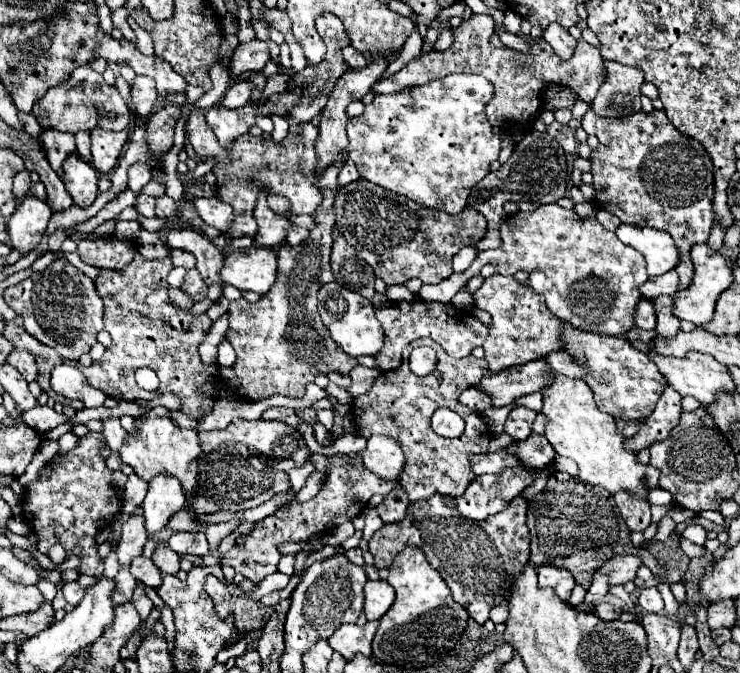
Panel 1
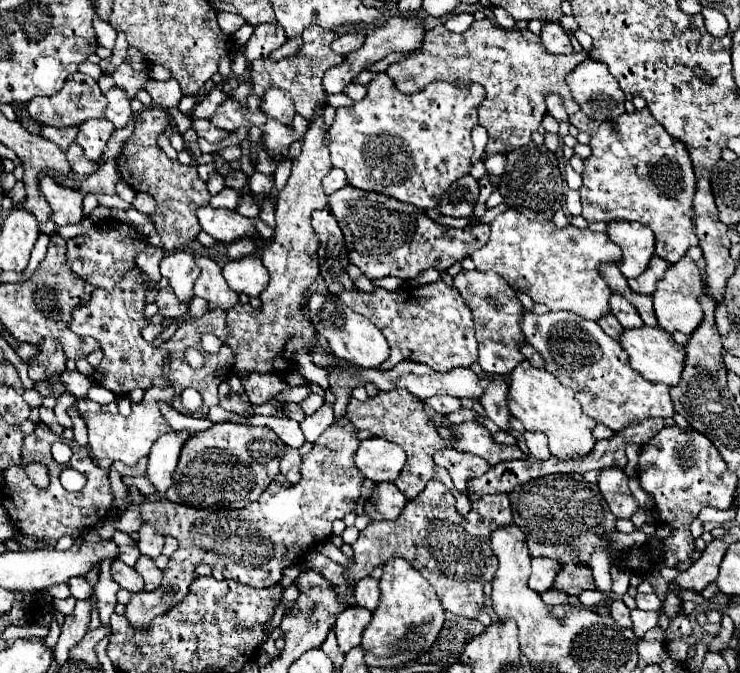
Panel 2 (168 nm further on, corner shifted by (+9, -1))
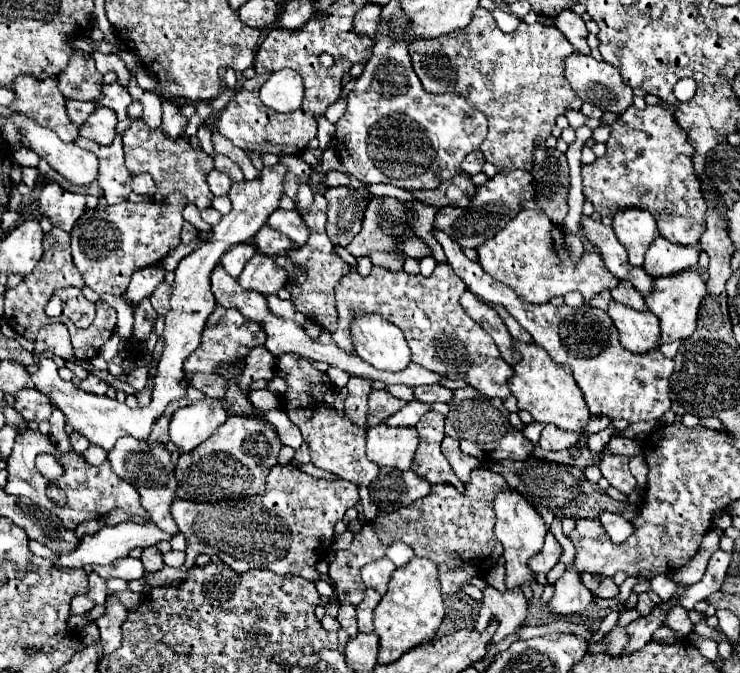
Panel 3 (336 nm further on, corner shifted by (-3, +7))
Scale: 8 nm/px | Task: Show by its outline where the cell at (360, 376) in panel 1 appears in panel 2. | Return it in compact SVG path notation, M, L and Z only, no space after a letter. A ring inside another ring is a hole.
M324 402L322 408L320 408L316 414L304 418L304 422L300 424L300 428L302 428L302 432L304 432L304 436L306 436L308 442L316 442L316 438L320 438L320 434L322 434L332 422L334 422L332 404Z

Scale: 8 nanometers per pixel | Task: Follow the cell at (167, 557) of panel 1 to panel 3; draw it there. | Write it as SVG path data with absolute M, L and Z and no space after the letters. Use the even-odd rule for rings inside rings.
M120 438L116 442L116 446L108 452L108 460L110 460L110 466L112 470L124 478L126 482L132 482L132 486L136 486L140 498L142 498L142 506L148 510L150 514L150 520L156 522L164 532L170 532L170 534L178 534L178 526L170 514L170 506L176 498L176 488L178 488L178 482L176 482L176 476L174 476L174 466L170 462L170 452L166 450L166 446L162 442L156 442L156 444L148 444L146 440L144 442L138 442L136 438Z

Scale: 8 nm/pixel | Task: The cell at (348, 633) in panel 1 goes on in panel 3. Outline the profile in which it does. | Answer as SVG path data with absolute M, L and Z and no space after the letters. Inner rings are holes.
M366 588L366 596L364 600L358 604L356 612L358 612L358 630L360 632L372 632L374 626L372 626L372 612L376 608L376 604L380 602L380 594L376 594L376 590L372 588Z

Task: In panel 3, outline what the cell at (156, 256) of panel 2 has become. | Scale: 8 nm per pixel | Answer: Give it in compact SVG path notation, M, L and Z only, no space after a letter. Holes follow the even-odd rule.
M154 264L154 266L148 266L148 268L142 268L138 270L130 284L128 284L128 290L124 292L124 298L128 302L132 302L134 306L138 306L144 298L148 298L152 294L152 290L164 280L164 268L162 264Z

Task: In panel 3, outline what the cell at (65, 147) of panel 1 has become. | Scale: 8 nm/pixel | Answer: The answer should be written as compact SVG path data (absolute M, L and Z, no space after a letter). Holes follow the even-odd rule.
M66 100L66 108L68 108L68 116L72 118L72 122L76 122L76 126L82 126L84 120L96 110L96 102Z

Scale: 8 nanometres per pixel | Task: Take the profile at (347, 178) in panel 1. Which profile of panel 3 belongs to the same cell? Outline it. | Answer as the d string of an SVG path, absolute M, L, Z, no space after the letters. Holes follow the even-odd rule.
M330 170L328 174L326 174L326 186L330 188L330 186L348 186L350 184L350 180L348 180L348 176L346 174L342 174L342 172L338 172L338 170Z

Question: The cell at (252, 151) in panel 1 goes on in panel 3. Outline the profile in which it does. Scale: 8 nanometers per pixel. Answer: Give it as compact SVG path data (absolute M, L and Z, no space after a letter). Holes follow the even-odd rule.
M284 68L274 72L260 88L262 102L276 112L294 112L302 106L304 84L298 72Z

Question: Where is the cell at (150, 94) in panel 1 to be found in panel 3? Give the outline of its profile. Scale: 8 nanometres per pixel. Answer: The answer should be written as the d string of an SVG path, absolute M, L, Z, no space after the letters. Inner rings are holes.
M108 84L104 86L102 90L102 98L100 98L100 106L106 106L106 108L112 108L118 116L118 120L126 120L126 108L130 106L132 98L128 94L126 88L122 88L120 84Z

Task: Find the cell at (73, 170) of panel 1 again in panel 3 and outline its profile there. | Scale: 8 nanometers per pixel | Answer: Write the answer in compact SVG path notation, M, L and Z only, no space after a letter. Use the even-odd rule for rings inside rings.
M50 182L40 192L38 208L40 208L40 214L52 222L52 226L58 226L64 232L70 232L74 222L86 210L86 198L82 194L72 194L60 188L58 184Z

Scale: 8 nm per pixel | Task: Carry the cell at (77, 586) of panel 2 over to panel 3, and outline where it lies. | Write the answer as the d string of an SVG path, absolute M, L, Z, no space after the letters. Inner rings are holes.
M130 556L120 558L120 560L116 560L116 562L108 564L108 566L92 566L92 568L104 580L108 580L108 578L122 578L122 580L130 582L130 580L138 580L138 578L144 576L142 562L136 560L136 558L130 558Z

